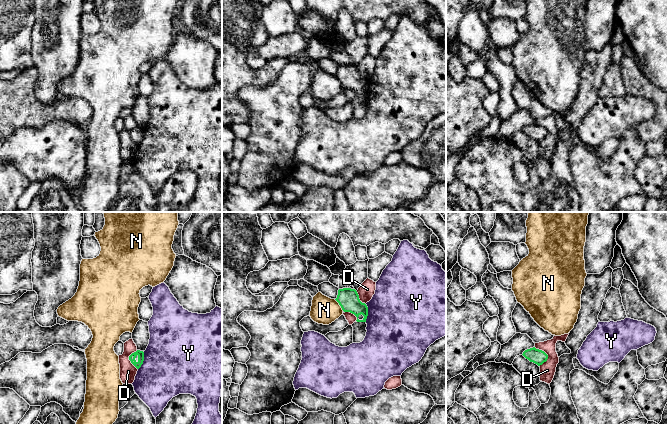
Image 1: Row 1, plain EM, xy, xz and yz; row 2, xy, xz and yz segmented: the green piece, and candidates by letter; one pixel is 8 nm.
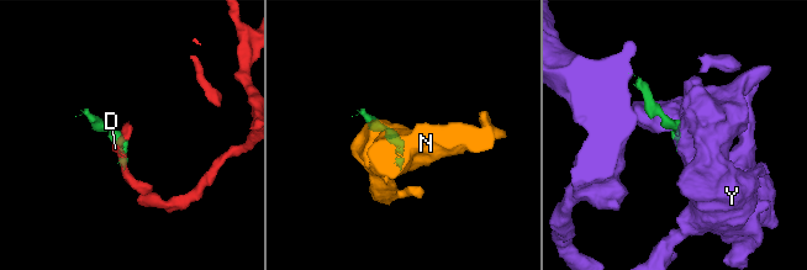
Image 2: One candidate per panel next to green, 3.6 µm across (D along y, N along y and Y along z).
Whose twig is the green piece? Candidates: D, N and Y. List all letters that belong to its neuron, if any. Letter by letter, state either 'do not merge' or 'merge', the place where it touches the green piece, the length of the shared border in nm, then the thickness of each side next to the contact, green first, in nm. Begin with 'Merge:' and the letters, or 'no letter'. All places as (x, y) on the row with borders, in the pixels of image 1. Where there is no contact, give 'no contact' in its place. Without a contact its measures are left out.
Merge: no letter
D: do not merge; meets green in yz at (547, 355); contact 170 nm long; 120 nm thick on the green side, 130 nm on the other
N: do not merge; meets green in xz at (339, 304); contact 120 nm long; 170 nm thick on the green side, 220 nm on the other
Y: do not merge; meets green in xy at (143, 360); contact 160 nm long; 50 nm thick on the green side, 500 nm on the other

